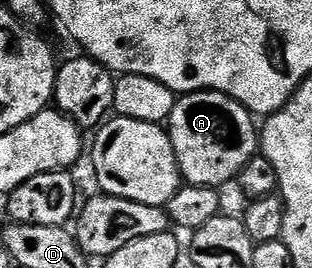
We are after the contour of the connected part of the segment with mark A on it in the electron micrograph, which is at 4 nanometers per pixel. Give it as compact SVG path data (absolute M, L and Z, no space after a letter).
M191 91L189 95L180 95L176 100L174 105L174 113L168 118L166 124L166 130L170 141L172 142L172 148L174 149L174 157L178 161L180 166L180 174L182 176L183 182L185 184L194 187L215 187L217 189L223 188L223 183L228 183L239 176L241 169L246 166L253 155L257 154L258 151L258 123L256 127L257 120L254 118L251 111L248 111L241 105L238 101L234 101L229 95L224 95L220 91Z

